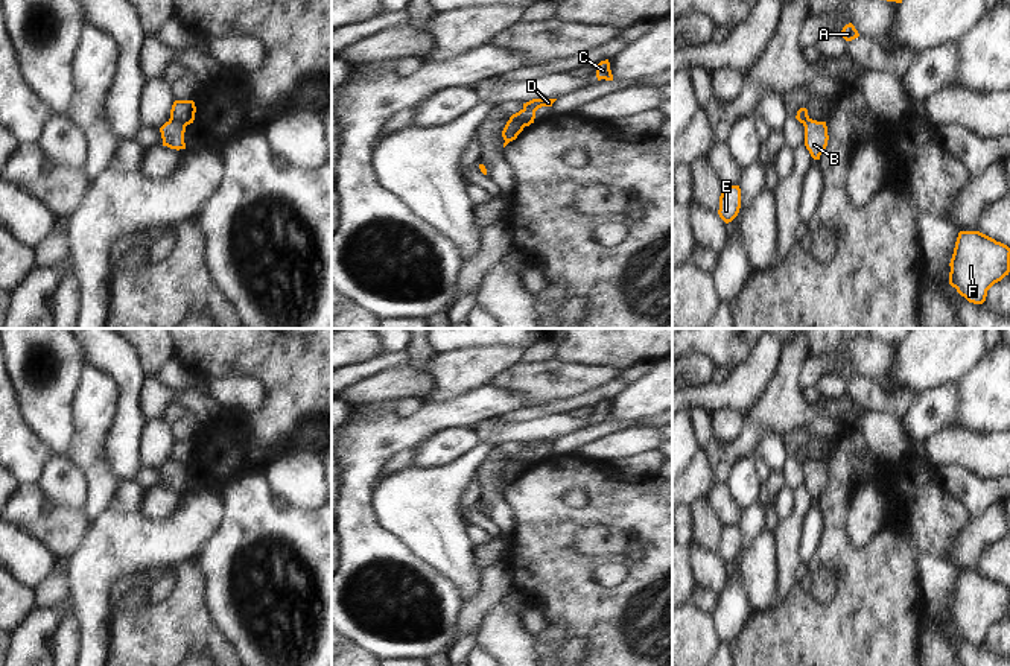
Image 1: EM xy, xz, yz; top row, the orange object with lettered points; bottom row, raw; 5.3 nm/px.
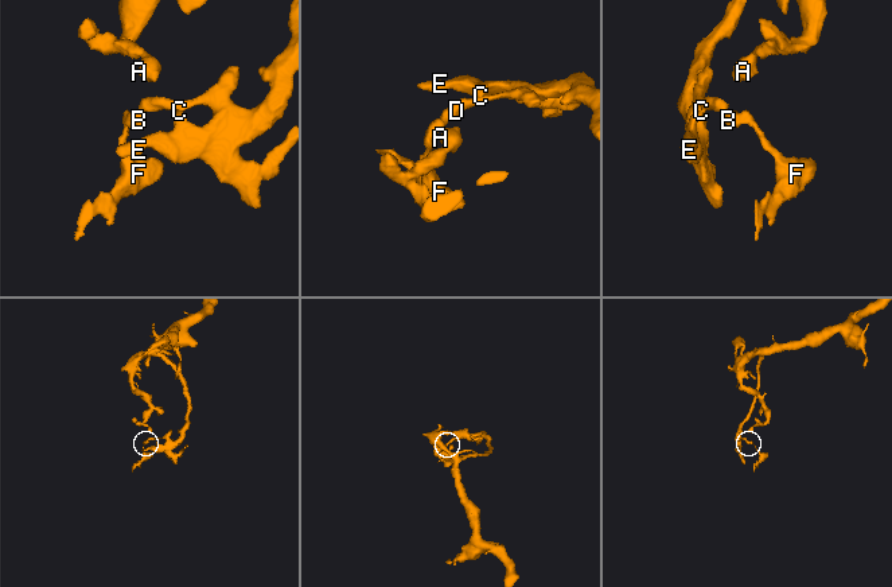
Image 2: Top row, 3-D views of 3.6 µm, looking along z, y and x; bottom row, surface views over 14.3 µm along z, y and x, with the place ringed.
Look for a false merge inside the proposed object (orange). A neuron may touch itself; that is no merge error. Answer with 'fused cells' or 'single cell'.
fused cells

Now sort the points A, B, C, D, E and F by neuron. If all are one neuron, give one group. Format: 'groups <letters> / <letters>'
groups A C D E / B F

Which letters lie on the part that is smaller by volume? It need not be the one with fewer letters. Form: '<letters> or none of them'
B, F.

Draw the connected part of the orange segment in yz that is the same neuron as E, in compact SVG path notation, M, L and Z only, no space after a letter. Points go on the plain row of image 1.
M723 526L719 537L719 558L729 564L732 563L741 549L741 529L739 526Z

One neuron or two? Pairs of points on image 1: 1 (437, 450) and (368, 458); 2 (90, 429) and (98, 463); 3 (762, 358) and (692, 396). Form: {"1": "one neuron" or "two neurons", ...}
{"1": "two neurons", "2": "one neuron", "3": "one neuron"}

